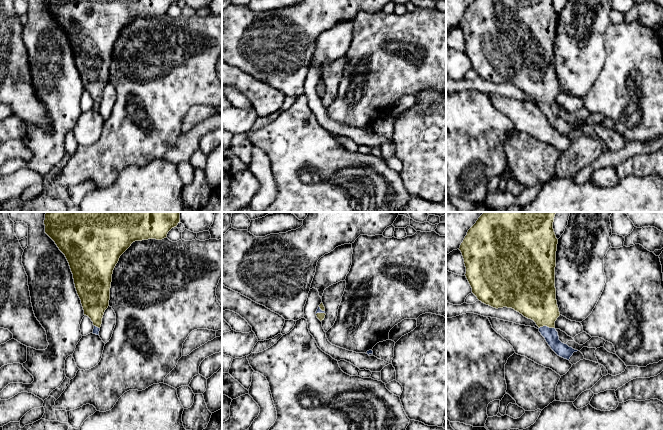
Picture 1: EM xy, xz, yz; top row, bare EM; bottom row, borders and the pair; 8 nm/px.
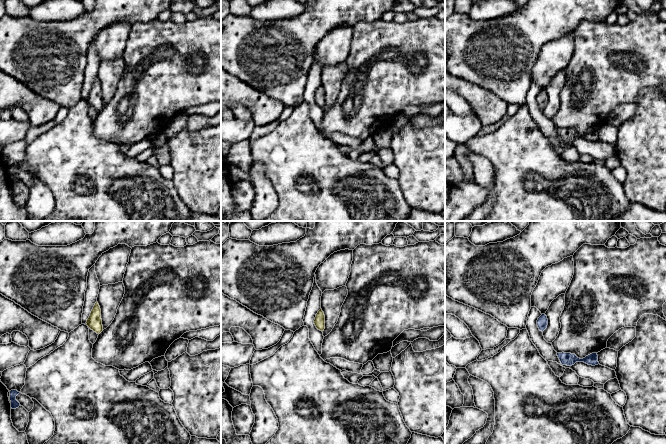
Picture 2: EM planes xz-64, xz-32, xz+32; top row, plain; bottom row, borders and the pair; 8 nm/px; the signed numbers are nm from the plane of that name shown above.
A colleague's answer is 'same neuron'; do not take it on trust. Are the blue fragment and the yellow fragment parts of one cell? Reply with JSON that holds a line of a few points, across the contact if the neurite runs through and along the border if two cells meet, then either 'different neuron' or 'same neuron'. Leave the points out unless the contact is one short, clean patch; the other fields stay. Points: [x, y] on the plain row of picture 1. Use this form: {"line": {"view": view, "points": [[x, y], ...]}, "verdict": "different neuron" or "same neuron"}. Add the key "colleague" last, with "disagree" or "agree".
{"line": {"view": "yz", "points": [[551, 112], [546, 102], [544, 87], [535, 73]]}, "verdict": "same neuron", "colleague": "agree"}

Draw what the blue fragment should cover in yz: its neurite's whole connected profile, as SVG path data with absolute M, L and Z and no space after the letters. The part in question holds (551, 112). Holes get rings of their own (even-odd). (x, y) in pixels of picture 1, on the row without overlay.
M474 0L468 6L459 26L466 43L465 52L477 75L496 85L512 84L533 96L551 125L558 132L569 136L578 126L562 119L555 105L555 97L560 92L555 64L557 20L553 0Z

